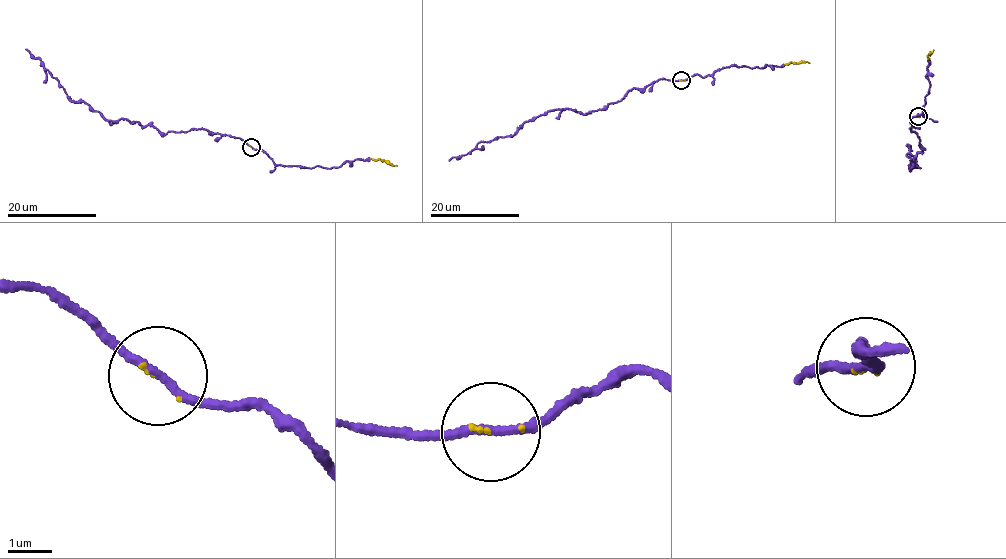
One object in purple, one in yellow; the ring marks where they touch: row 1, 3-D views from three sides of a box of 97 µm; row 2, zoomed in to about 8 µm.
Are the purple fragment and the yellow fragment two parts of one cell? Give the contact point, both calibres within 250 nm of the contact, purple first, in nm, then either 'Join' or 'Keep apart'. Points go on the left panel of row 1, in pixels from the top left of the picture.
Place: (251, 147). Thickness 170 nm (purple) against 60 nm. Join

